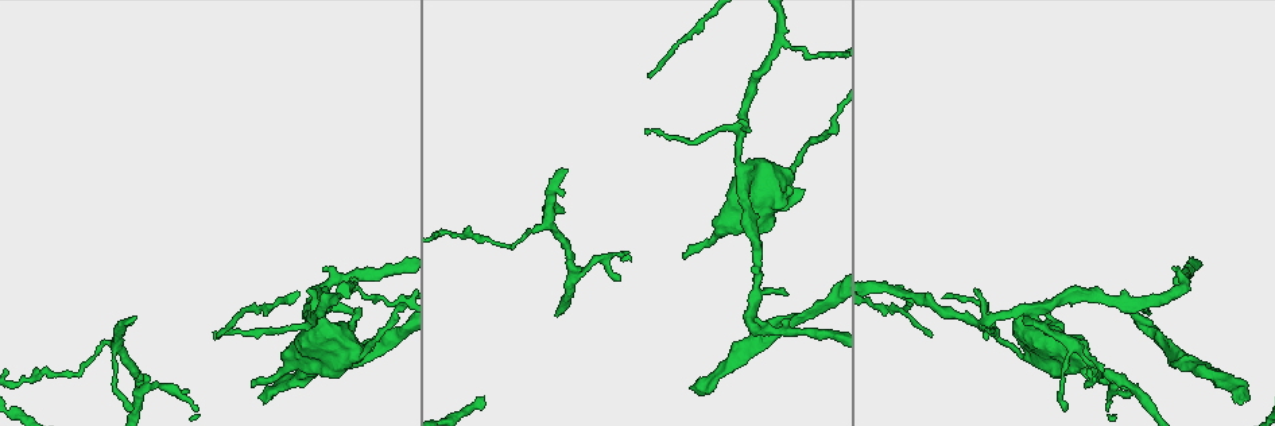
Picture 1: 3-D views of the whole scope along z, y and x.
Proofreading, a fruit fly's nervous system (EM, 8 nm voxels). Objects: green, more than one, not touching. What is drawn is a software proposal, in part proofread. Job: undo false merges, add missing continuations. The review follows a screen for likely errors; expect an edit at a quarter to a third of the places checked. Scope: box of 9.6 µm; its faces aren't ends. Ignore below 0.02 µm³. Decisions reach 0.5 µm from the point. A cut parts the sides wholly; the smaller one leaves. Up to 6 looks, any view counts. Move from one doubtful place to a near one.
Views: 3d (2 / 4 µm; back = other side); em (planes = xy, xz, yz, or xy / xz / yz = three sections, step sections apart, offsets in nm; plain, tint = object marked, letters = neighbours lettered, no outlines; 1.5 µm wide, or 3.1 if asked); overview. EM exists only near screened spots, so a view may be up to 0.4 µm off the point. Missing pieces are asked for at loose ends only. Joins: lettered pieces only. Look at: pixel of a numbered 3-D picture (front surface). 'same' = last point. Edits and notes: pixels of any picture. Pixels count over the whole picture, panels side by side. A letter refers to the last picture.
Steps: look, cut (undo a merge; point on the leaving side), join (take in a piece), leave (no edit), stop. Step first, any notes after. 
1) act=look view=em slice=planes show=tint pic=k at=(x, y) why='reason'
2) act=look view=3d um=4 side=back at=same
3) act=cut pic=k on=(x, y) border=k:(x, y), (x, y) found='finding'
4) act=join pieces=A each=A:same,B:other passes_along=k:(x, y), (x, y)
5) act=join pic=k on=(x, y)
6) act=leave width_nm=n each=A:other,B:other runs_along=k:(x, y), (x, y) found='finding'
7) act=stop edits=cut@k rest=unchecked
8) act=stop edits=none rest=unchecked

act=look view=em slice=yz step=4 show=tint pic=1 at=(134, 319)

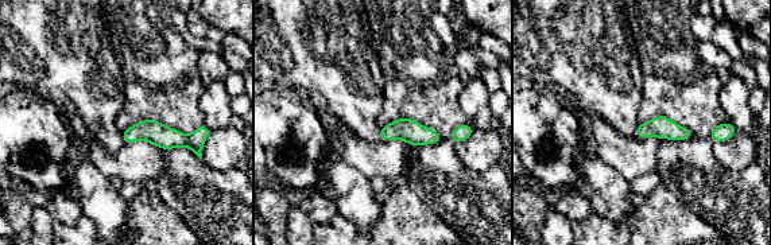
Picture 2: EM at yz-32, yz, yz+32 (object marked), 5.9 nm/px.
act=look view=em slice=planes show=letters at=same why='cut it another way'

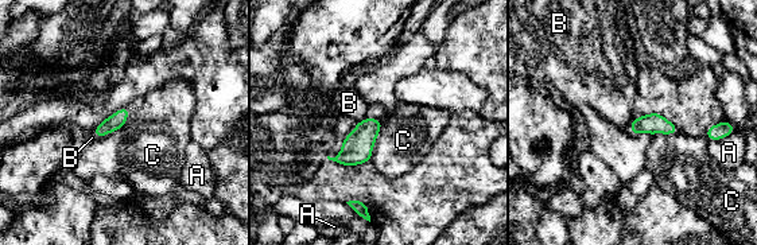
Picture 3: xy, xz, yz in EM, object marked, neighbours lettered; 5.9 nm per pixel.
act=leave each=A:other,B:other,C:other border=3:(383, 123), (369, 159) found='no lettered piece goes on from it'

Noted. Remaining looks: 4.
act=look view=3d um=2 pic=1 at=(1124, 381) why='a fork'

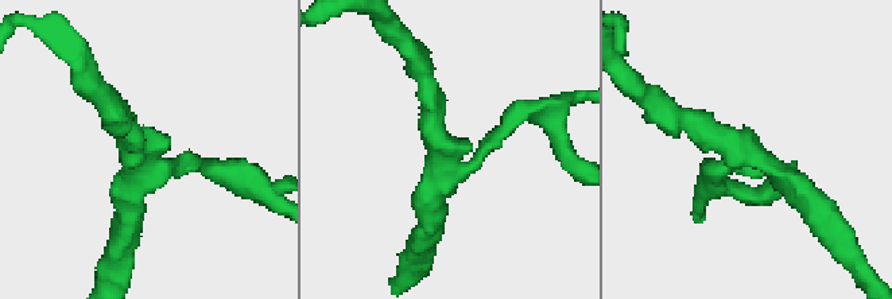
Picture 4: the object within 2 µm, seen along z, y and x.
act=look view=em slice=planes show=tint pic=4 at=(142, 153)

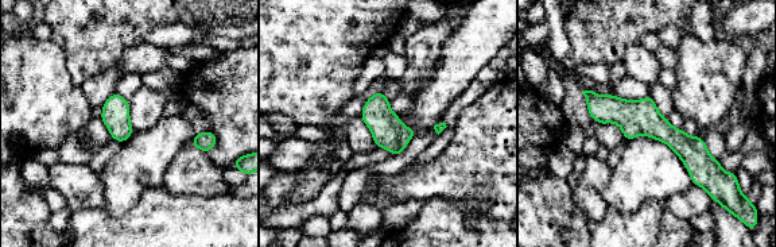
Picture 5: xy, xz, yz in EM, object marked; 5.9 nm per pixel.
act=look view=em slice=planes show=letters at=same

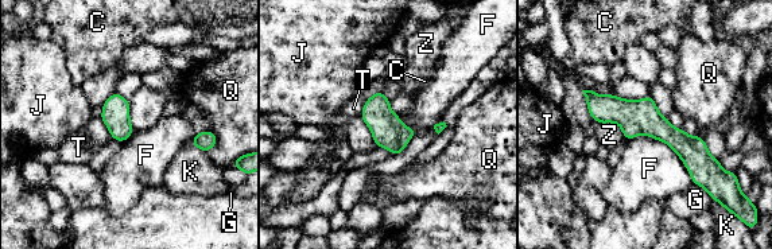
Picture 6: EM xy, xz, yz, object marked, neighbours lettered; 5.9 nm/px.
act=leave width_nm=160 each=C:other,F:other,G:other,J:other,K:other,Q:other,T:other,Z:other found='continuous, no second neuron'

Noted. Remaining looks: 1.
act=look view=em slice=planes show=letters pic=1 at=(697, 384) why='free end'

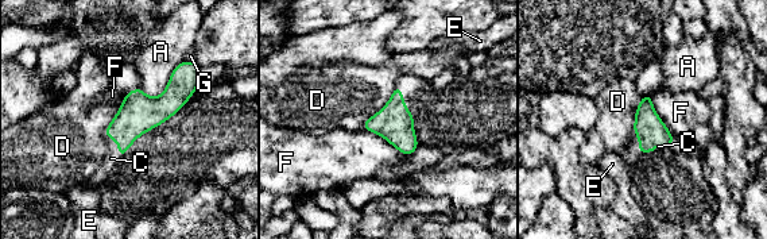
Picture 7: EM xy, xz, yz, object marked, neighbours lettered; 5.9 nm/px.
act=join pieces=C width_nm=170 each=A:other,C:same,D:other,E:other,F:other,G:other passes_along=7:(139, 112), (119, 146), (111, 158) found='the neuron continues'

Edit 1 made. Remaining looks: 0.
act=stop edits=join@7 rest=unchecked

